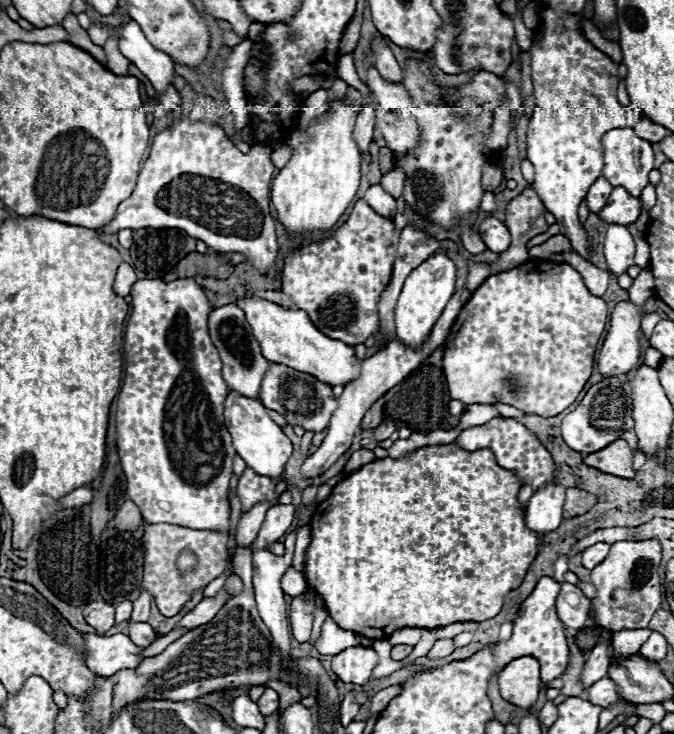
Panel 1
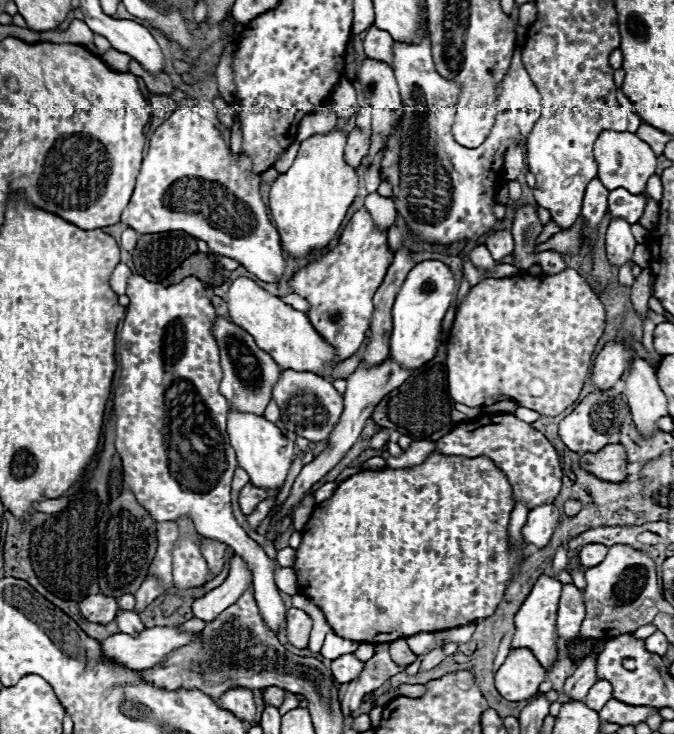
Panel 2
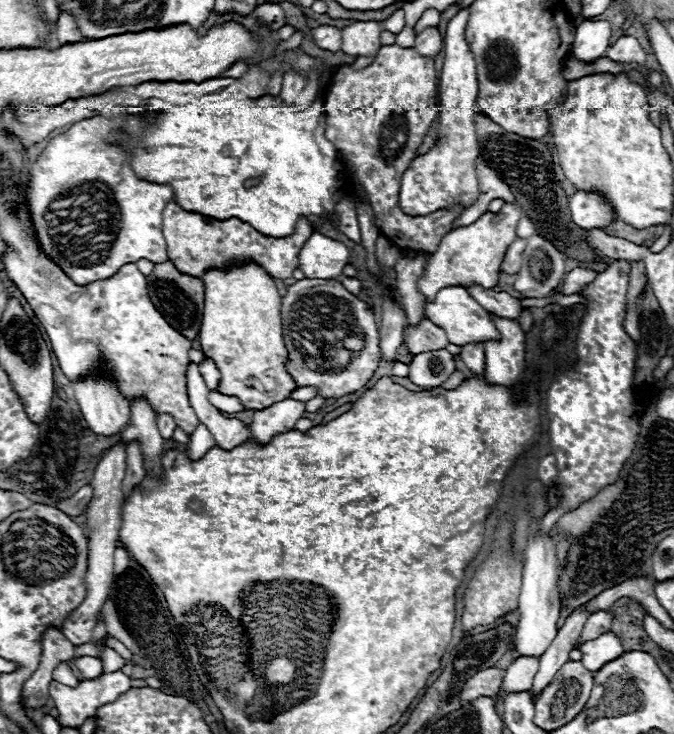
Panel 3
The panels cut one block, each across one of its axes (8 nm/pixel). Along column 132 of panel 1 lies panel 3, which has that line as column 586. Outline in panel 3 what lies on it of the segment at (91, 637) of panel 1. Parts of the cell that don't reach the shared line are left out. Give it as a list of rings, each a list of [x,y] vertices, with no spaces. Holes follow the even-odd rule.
[[[610,630],[600,634],[596,640],[582,644],[580,652],[582,652],[580,662],[584,664],[584,668],[588,668],[590,672],[596,672],[604,664],[620,658],[624,654],[624,646],[622,646],[622,640]]]

